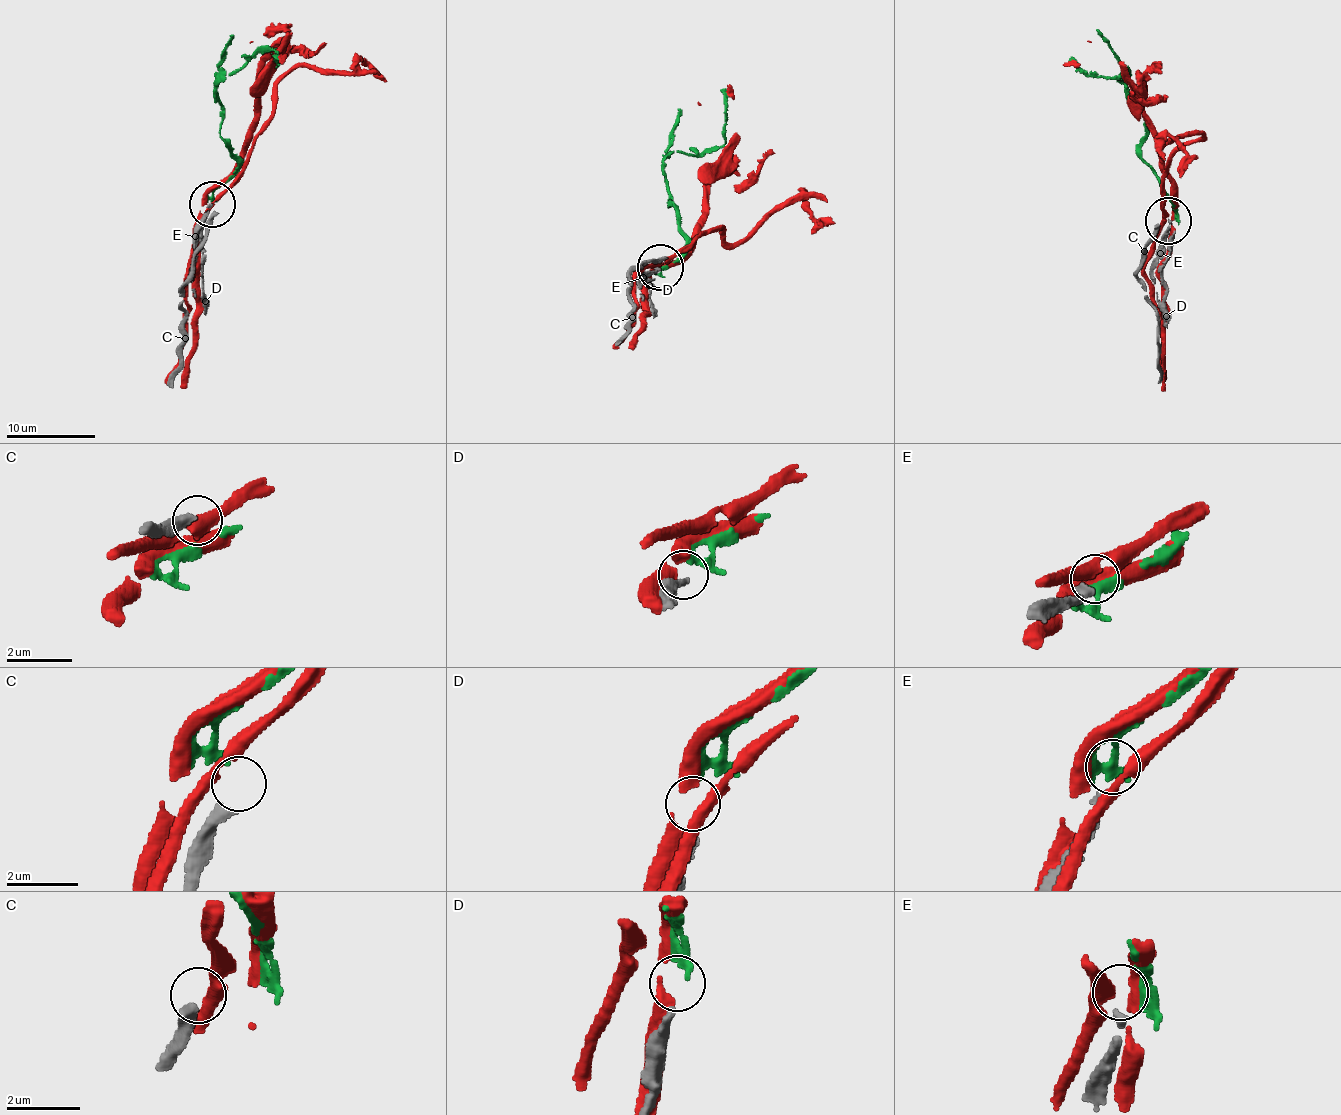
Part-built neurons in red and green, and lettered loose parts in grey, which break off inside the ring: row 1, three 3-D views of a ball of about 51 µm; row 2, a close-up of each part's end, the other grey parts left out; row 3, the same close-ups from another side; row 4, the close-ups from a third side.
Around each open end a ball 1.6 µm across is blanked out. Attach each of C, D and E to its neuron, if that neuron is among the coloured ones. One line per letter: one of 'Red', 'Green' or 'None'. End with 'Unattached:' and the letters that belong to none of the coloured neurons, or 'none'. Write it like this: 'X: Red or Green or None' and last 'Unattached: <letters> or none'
C: None
D: Green
E: None
Unattached: C, E

